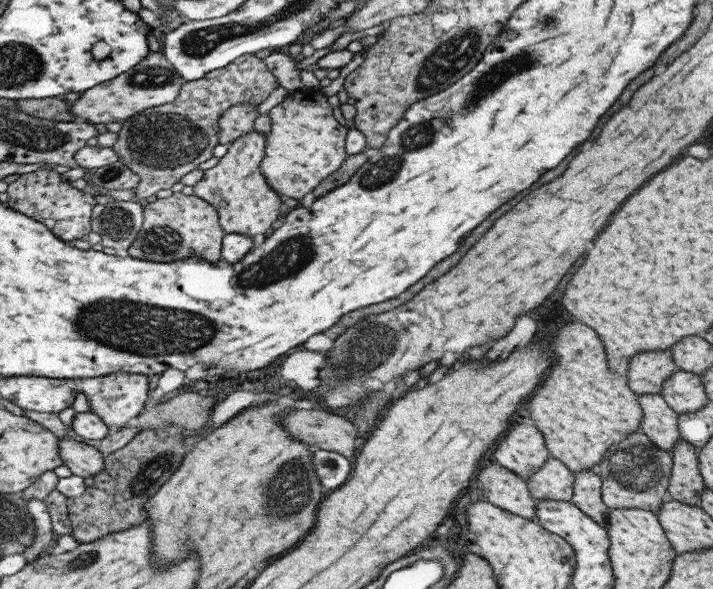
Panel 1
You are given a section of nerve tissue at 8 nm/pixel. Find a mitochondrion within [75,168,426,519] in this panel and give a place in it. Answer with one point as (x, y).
(288, 254)

